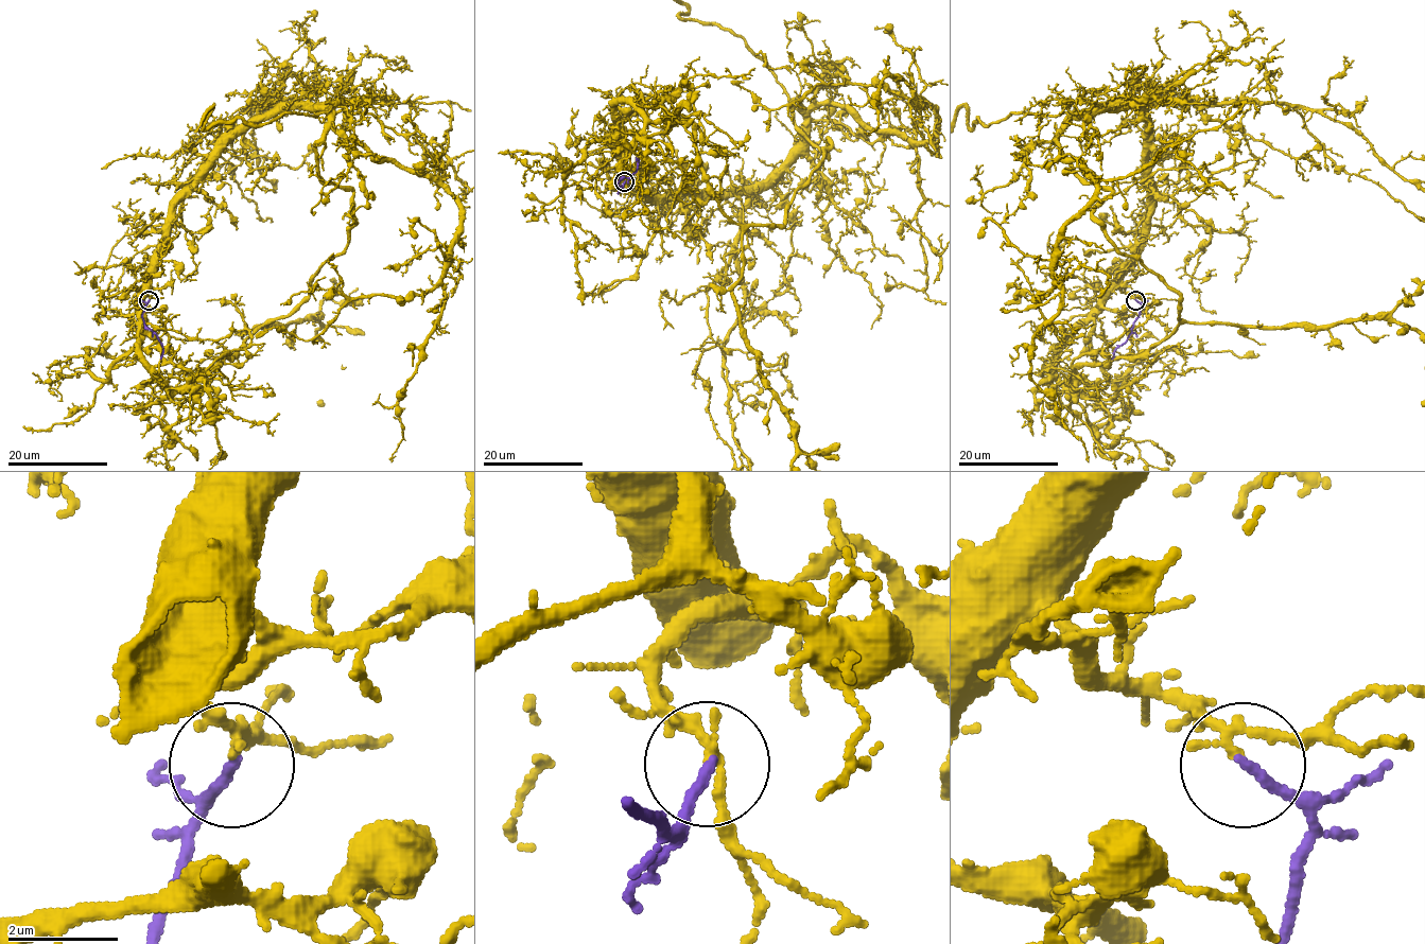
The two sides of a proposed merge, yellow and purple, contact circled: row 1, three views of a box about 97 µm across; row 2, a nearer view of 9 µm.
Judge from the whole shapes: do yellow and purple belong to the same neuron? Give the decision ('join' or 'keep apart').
keep apart

